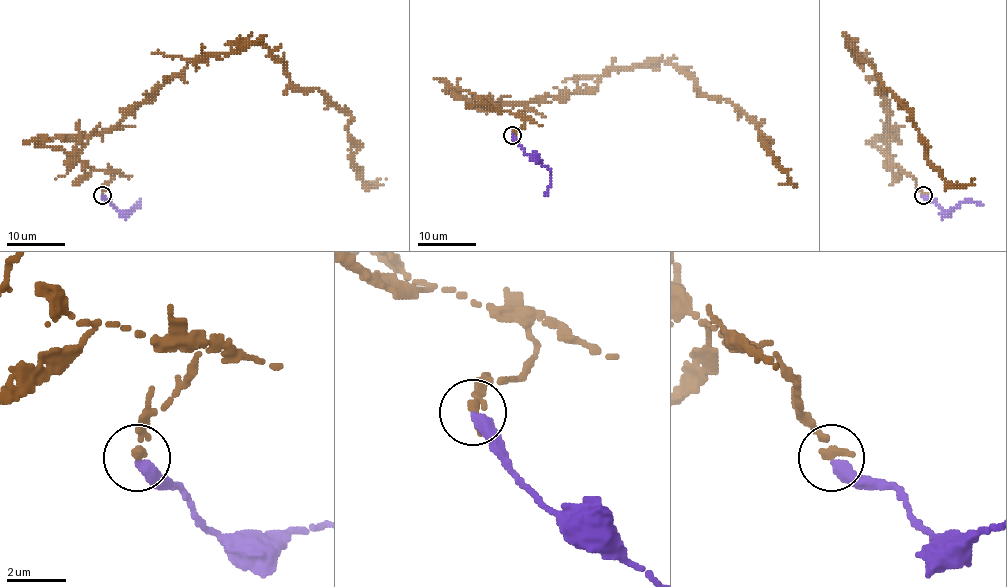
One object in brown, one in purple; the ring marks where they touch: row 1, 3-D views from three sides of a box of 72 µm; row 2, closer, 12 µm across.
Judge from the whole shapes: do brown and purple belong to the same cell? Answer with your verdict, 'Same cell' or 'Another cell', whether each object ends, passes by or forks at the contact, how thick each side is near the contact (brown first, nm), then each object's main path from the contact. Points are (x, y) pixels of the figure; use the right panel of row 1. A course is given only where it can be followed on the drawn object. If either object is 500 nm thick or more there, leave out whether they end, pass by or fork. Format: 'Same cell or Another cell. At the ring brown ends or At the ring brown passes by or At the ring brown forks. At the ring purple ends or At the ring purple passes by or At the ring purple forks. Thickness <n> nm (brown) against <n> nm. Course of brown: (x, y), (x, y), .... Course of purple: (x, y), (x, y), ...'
Another cell. At the ring brown passes by. At the ring purple ends. Thickness 240 nm (brown) against 380 nm. Course of brown: (922, 195), (875, 143), (891, 138), (889, 111), (851, 43), (912, 115), (928, 162), (970, 181). Course of purple: (922, 195), (934, 200), (943, 210), (956, 208), (965, 201), (982, 206)

